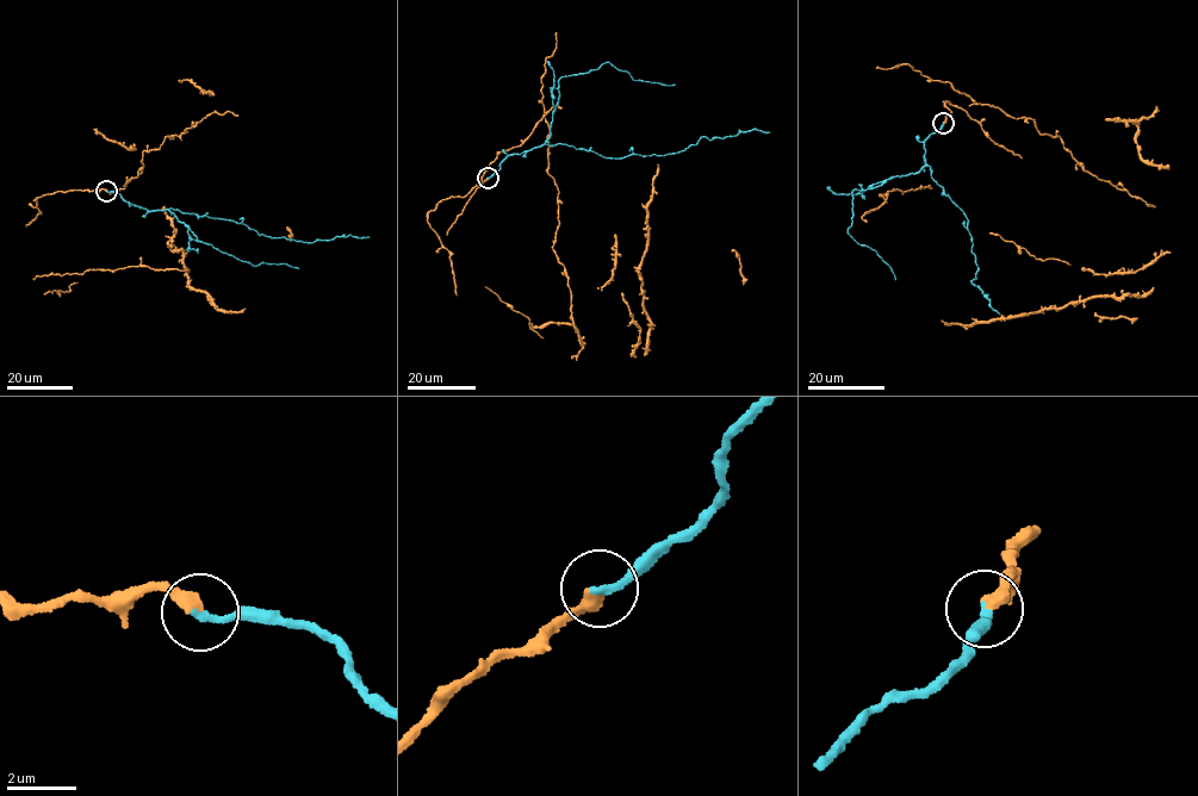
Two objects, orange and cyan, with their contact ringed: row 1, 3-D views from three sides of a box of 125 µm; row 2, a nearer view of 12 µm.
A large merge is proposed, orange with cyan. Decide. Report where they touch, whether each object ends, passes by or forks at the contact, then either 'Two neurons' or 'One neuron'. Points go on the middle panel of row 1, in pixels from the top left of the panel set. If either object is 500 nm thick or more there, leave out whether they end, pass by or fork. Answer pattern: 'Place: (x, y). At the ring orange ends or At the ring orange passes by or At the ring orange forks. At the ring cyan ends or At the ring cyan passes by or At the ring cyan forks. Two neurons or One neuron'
Place: (488, 178). At the ring orange ends. At the ring cyan ends. One neuron

